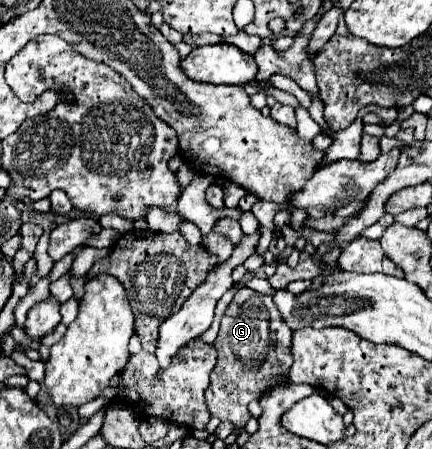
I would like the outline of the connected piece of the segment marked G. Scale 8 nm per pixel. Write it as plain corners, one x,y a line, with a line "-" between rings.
241,288
235,292
235,298
221,320
221,330
213,346
217,348
217,364
205,392
207,408
211,416
217,416
221,422
231,422
235,430
243,430
251,418
247,404
257,400
269,386
287,378
289,366
293,364
289,350
291,330
283,316
279,316
273,296

